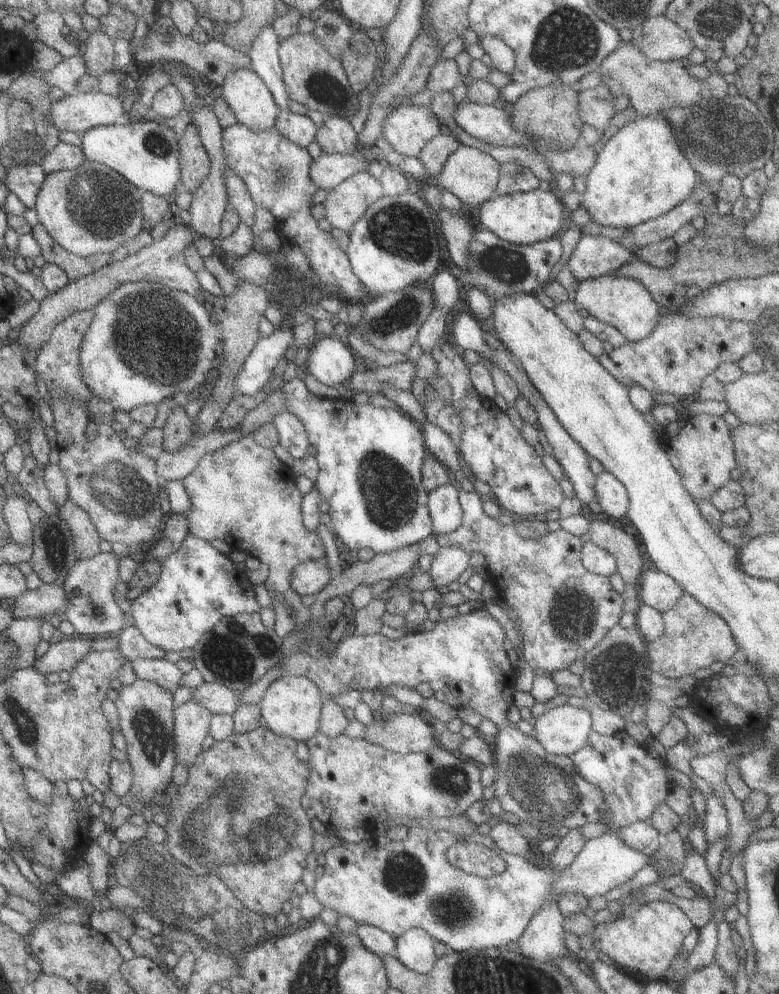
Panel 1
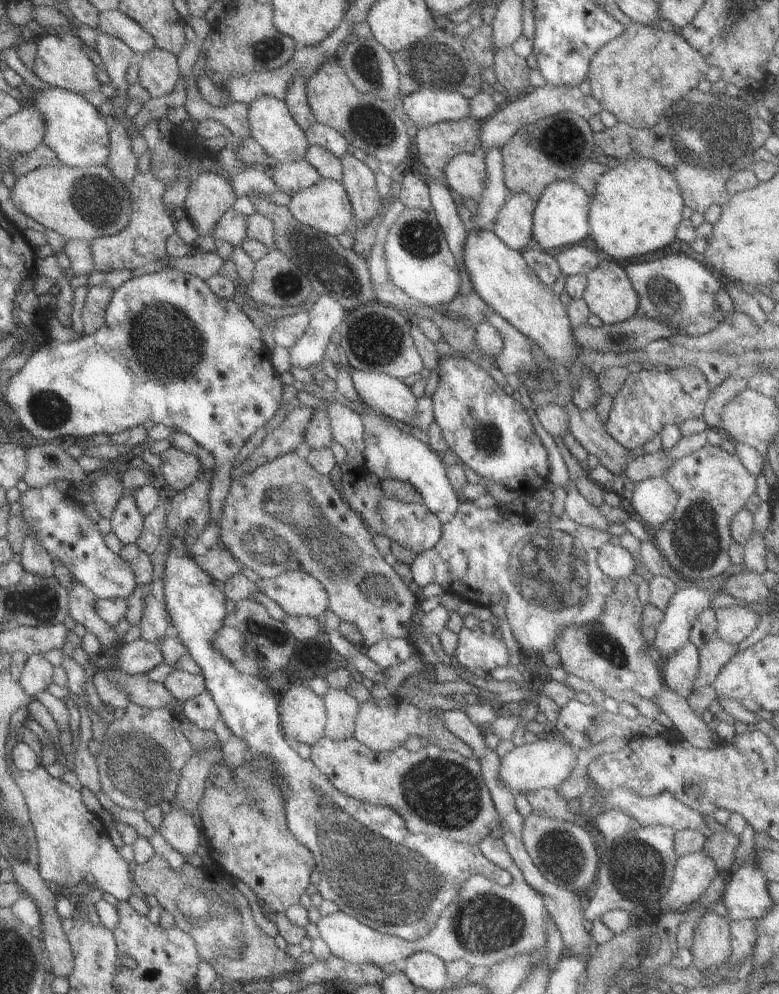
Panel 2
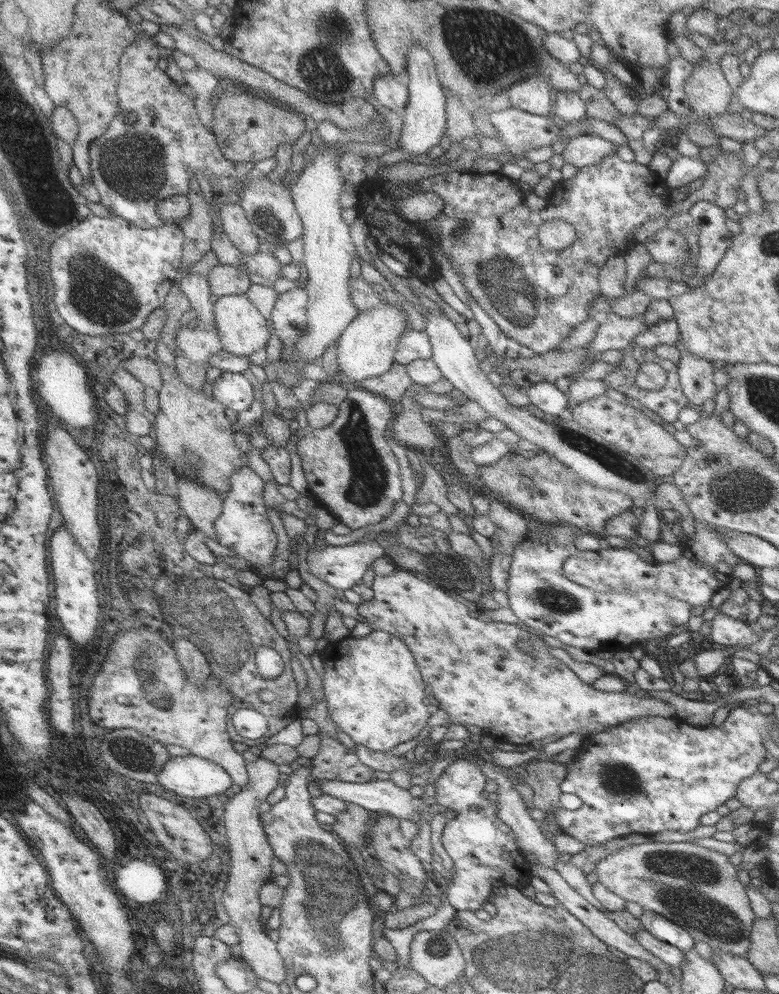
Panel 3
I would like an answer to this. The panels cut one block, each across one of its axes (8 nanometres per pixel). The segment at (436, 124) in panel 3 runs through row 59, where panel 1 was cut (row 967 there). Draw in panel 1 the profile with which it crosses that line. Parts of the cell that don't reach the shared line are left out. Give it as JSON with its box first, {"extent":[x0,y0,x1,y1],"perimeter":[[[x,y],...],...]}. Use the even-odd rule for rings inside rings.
{"extent":[394,928,436,973],"perimeter":[[[411,928],[397,936],[394,956],[410,970],[417,973],[430,972],[436,964],[434,943],[421,928]]]}

